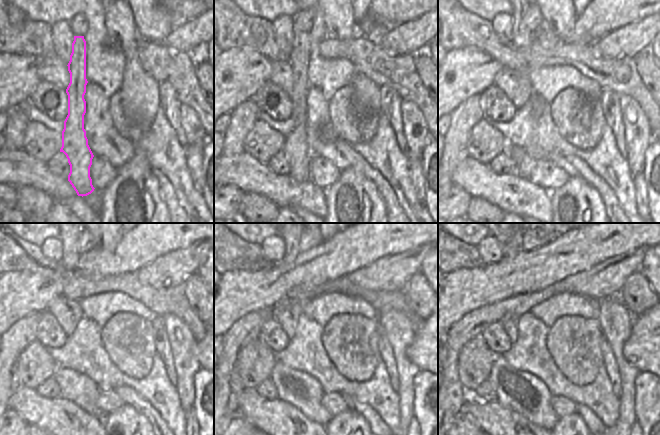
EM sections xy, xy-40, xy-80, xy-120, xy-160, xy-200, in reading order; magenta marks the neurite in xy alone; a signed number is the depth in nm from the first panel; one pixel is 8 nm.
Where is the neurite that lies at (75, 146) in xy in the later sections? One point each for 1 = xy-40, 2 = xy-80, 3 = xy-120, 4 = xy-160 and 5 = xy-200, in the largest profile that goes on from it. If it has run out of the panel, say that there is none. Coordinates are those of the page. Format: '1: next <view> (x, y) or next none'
1: next xy-40 (299, 155)
2: next xy-80 (521, 37)
3: next xy-120 (70, 255)
4: next xy-160 (291, 243)
5: next xy-200 (514, 246)

